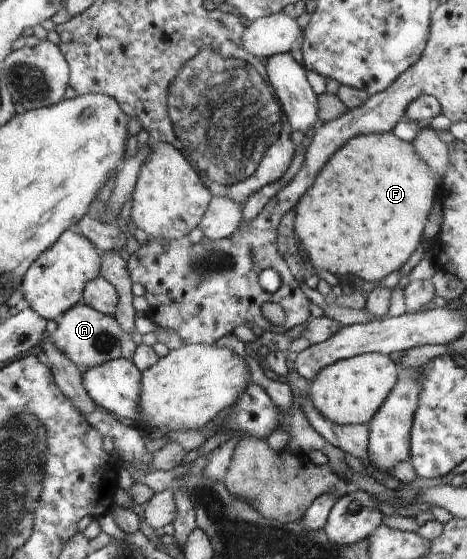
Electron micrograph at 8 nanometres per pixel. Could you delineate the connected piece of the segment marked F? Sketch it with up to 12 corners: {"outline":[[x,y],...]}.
{"outline":[[395,134],[347,141],[295,206],[313,266],[375,285],[436,179]]}

